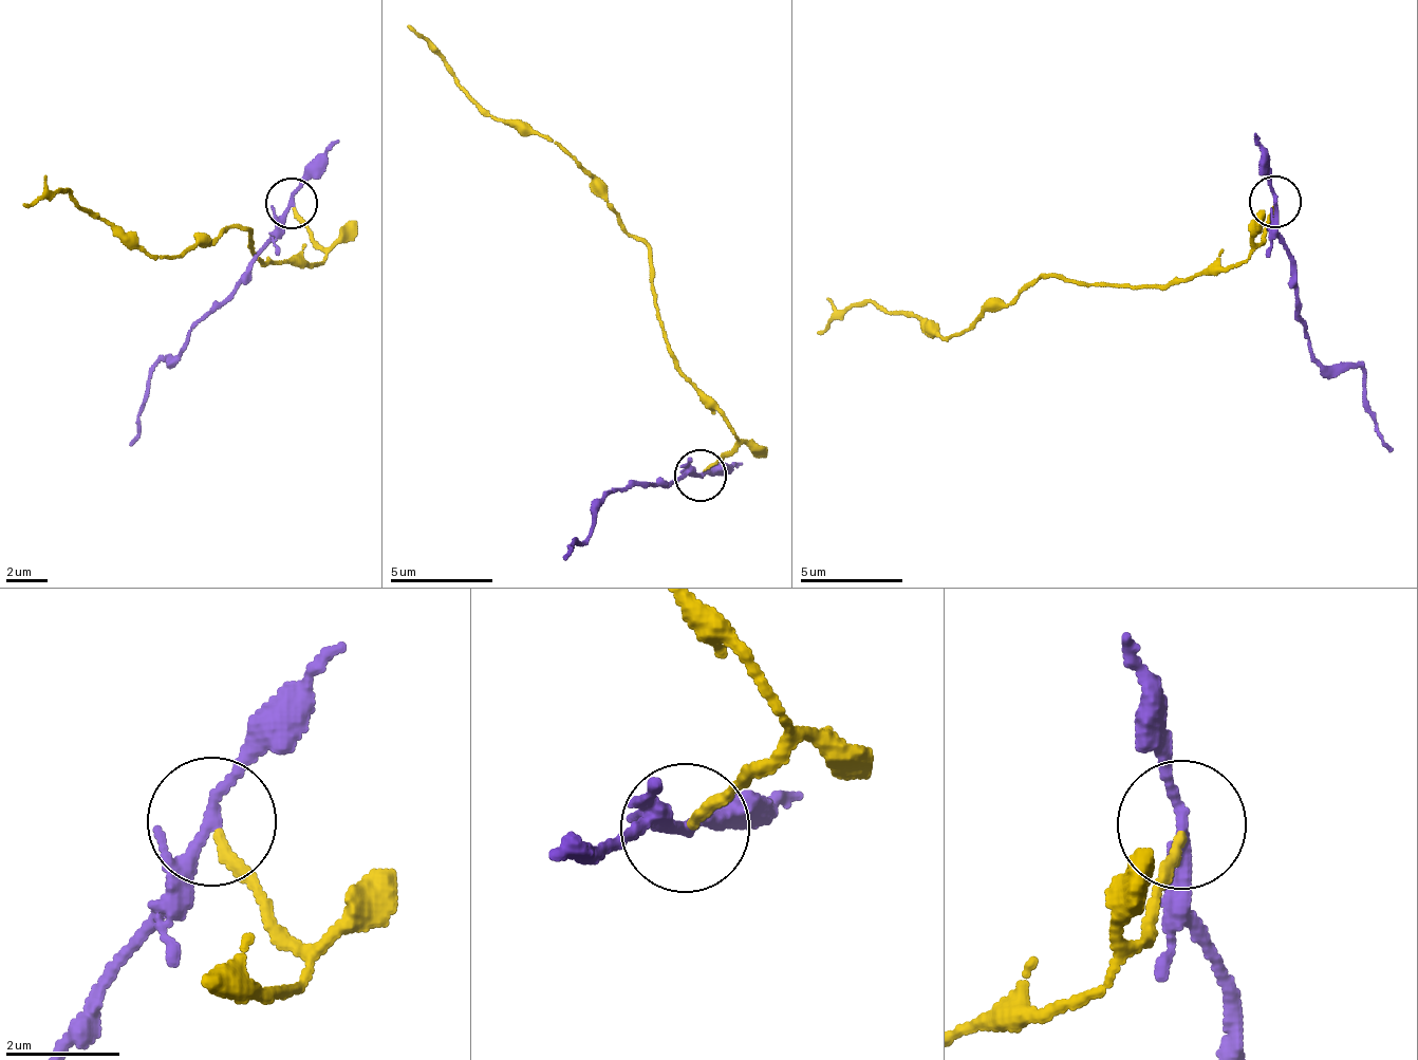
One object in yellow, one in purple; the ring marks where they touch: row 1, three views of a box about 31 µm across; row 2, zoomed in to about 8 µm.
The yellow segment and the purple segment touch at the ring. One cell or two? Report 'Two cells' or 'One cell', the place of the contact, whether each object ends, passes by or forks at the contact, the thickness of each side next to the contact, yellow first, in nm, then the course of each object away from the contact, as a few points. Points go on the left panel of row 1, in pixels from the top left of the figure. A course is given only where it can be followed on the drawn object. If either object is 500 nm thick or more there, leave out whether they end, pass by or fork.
Two cells. Place: (291, 203). At the ring yellow ends. At the ring purple forks. Thickness 180 nm (yellow) against 160 nm. Course of yellow: (295, 204), (318, 263), (262, 259), (248, 230), (197, 239), (173, 259), (124, 244), (58, 189), (24, 208). Course of purple: (290, 204), (280, 235), (173, 354), (155, 366), (138, 429), (128, 447)

